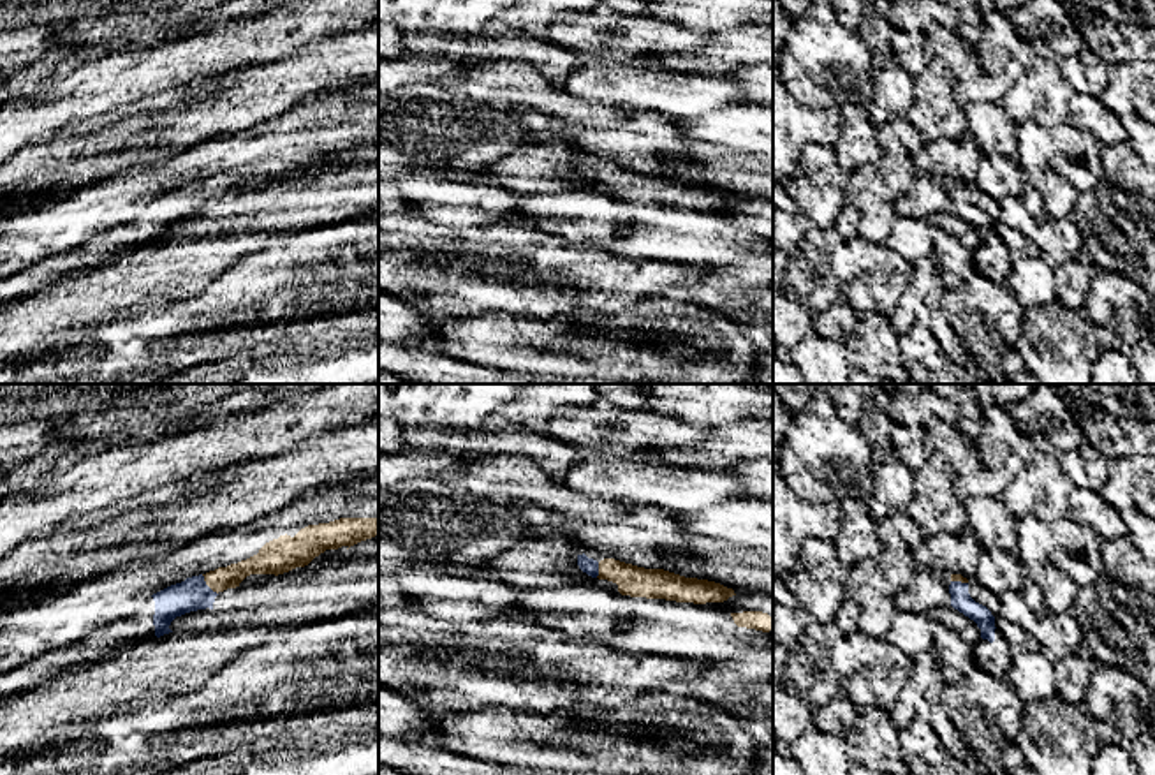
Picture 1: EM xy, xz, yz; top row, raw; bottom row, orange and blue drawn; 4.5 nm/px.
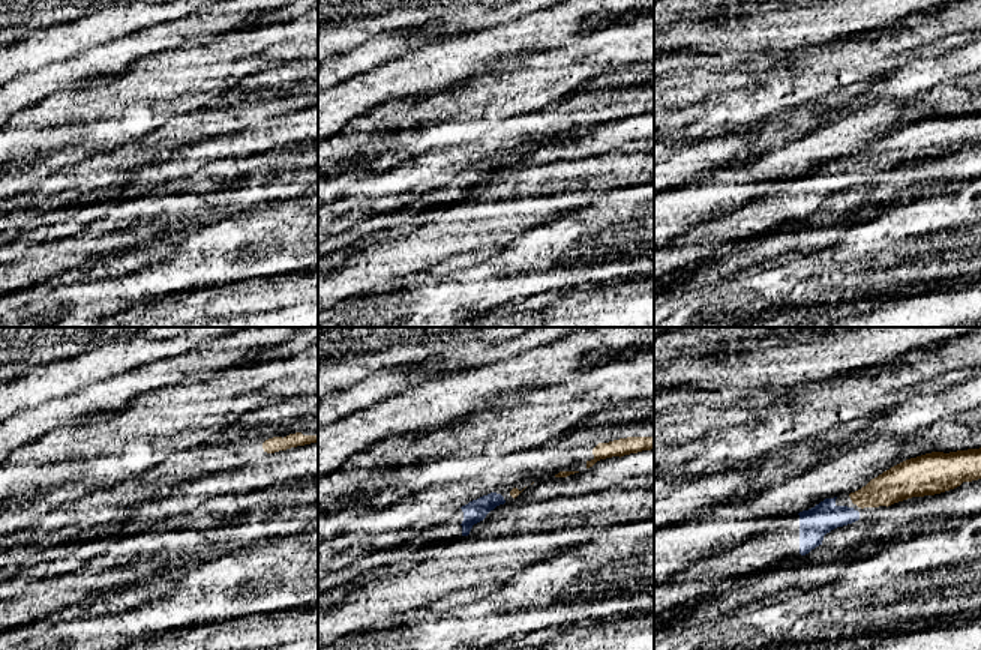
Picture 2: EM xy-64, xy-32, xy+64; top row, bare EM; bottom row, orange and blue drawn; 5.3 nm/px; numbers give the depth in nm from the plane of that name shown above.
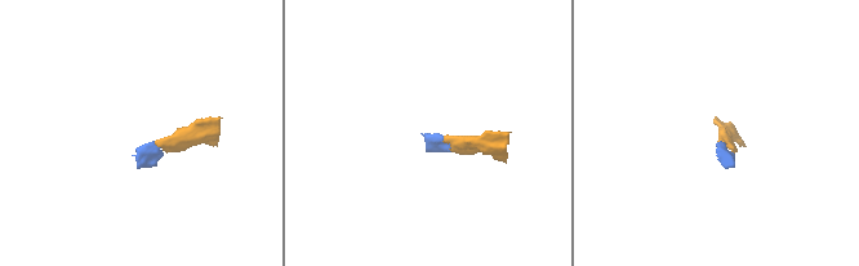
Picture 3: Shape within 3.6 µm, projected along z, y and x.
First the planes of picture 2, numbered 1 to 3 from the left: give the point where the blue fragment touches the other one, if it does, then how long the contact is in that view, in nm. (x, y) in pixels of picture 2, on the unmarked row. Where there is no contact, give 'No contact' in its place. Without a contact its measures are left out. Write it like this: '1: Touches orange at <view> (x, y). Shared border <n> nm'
1: No contact
2: No contact
3: No contact

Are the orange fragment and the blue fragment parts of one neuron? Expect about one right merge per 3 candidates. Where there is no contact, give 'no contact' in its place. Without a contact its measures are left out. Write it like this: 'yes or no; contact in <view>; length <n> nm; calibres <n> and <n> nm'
yes; contact in xy; length 120 nm; calibres 110 and 150 nm

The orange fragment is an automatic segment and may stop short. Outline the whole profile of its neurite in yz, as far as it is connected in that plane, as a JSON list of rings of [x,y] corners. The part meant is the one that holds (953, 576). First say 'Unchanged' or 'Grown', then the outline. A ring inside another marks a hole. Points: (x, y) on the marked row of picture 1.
Grown. [[[951,574],[951,585],[949,585],[949,594],[951,594],[951,606],[974,620],[977,627],[981,629],[981,638],[988,639],[989,643],[995,641],[995,616],[991,611],[975,602],[970,594],[968,594],[968,579],[963,578],[961,574]]]

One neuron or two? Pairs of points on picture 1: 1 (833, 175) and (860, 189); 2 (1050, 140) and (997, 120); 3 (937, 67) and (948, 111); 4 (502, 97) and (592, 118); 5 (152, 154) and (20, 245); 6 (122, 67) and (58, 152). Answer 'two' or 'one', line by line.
1: two
2: two
3: one
4: one
5: two
6: two

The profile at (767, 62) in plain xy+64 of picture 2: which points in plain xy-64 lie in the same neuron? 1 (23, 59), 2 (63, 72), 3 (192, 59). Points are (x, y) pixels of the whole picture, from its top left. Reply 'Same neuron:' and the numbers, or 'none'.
Same neuron: 2

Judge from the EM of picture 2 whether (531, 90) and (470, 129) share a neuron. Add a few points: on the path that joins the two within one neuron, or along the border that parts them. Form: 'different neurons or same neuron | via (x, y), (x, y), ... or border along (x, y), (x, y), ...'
same neuron | via (516, 90), (485, 120)

